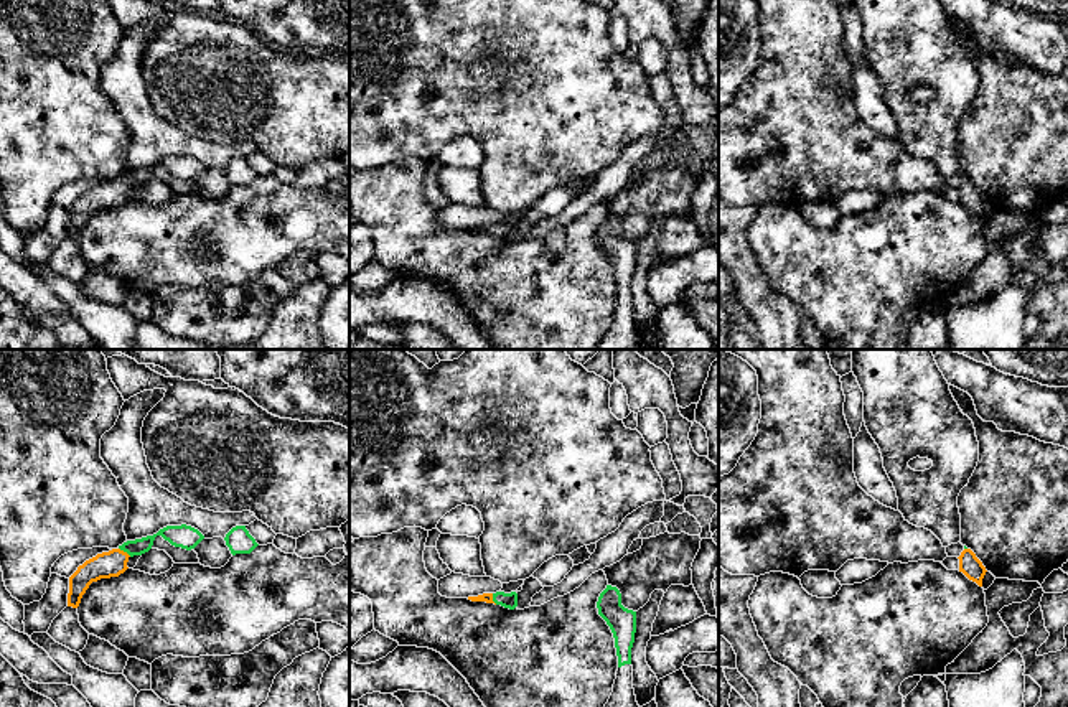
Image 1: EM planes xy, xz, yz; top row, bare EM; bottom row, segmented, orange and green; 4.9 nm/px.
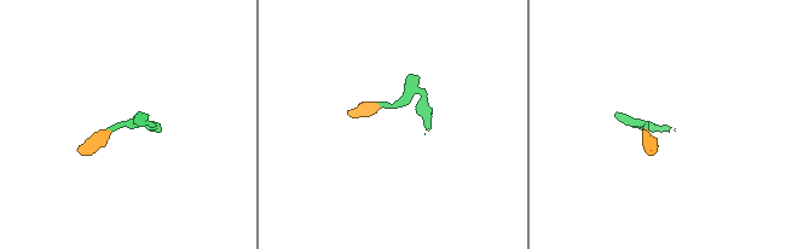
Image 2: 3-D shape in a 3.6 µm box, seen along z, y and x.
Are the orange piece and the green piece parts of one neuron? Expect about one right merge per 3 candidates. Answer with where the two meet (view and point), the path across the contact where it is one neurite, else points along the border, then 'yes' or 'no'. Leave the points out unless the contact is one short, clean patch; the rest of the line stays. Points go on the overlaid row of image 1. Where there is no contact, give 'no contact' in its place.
meets orange in xy at (126, 552); runs through xy (109, 564), (126, 552), (157, 534), (173, 534); yes

